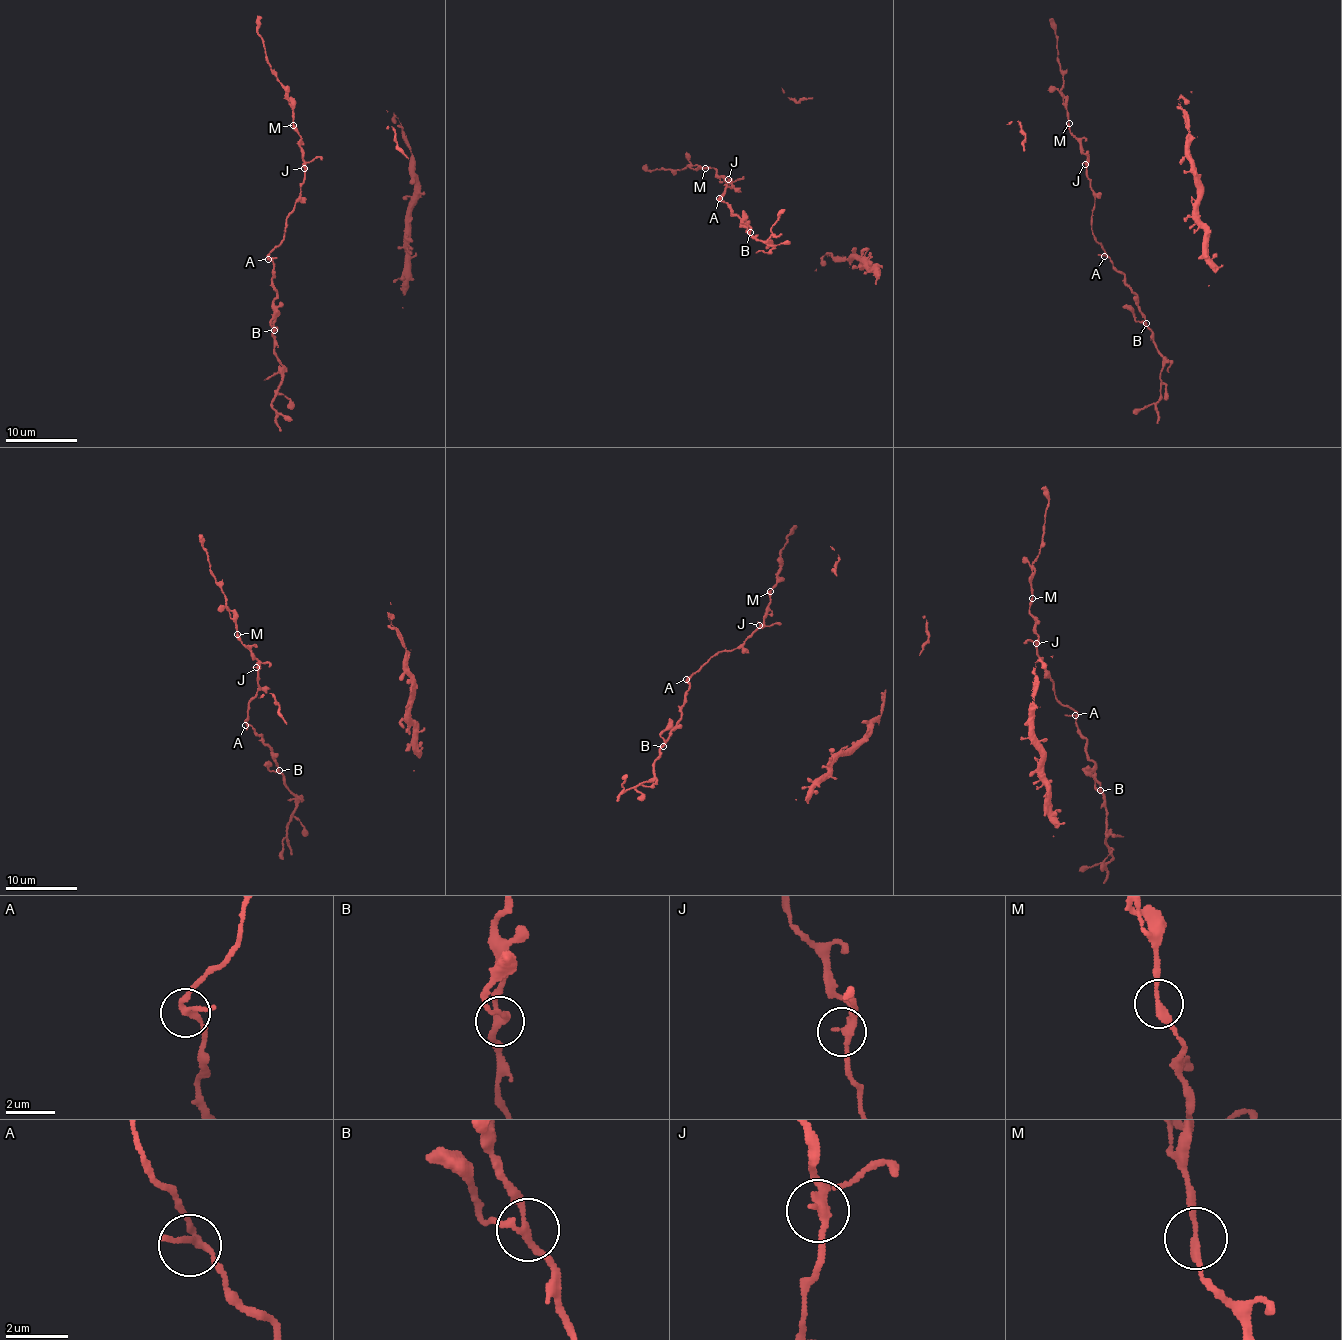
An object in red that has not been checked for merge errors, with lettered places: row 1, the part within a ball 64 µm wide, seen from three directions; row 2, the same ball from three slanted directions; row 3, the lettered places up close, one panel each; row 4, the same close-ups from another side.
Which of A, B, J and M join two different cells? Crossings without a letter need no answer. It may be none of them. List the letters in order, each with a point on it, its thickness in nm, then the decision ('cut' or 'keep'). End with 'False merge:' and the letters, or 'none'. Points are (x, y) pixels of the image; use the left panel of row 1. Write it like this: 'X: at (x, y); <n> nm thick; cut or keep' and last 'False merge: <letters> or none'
A: at (268, 259); 180 nm thick; keep
B: at (274, 330); 200 nm thick; keep
J: at (304, 168); 240 nm thick; keep
M: at (293, 125); 240 nm thick; keep
False merge: none

